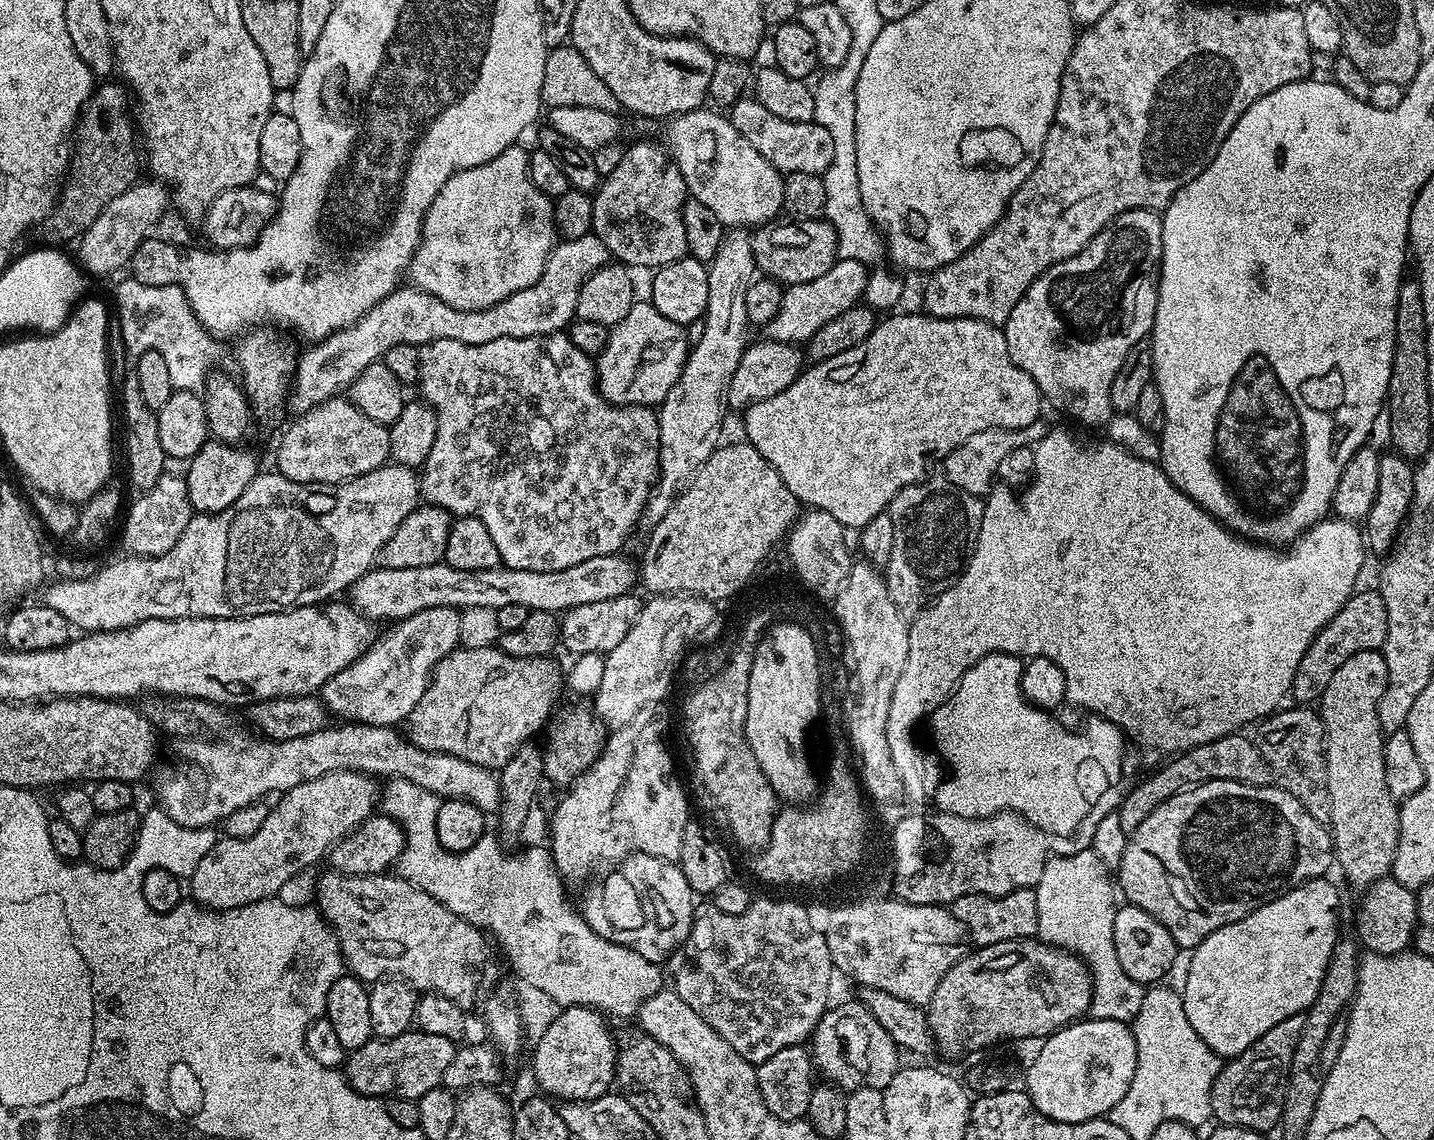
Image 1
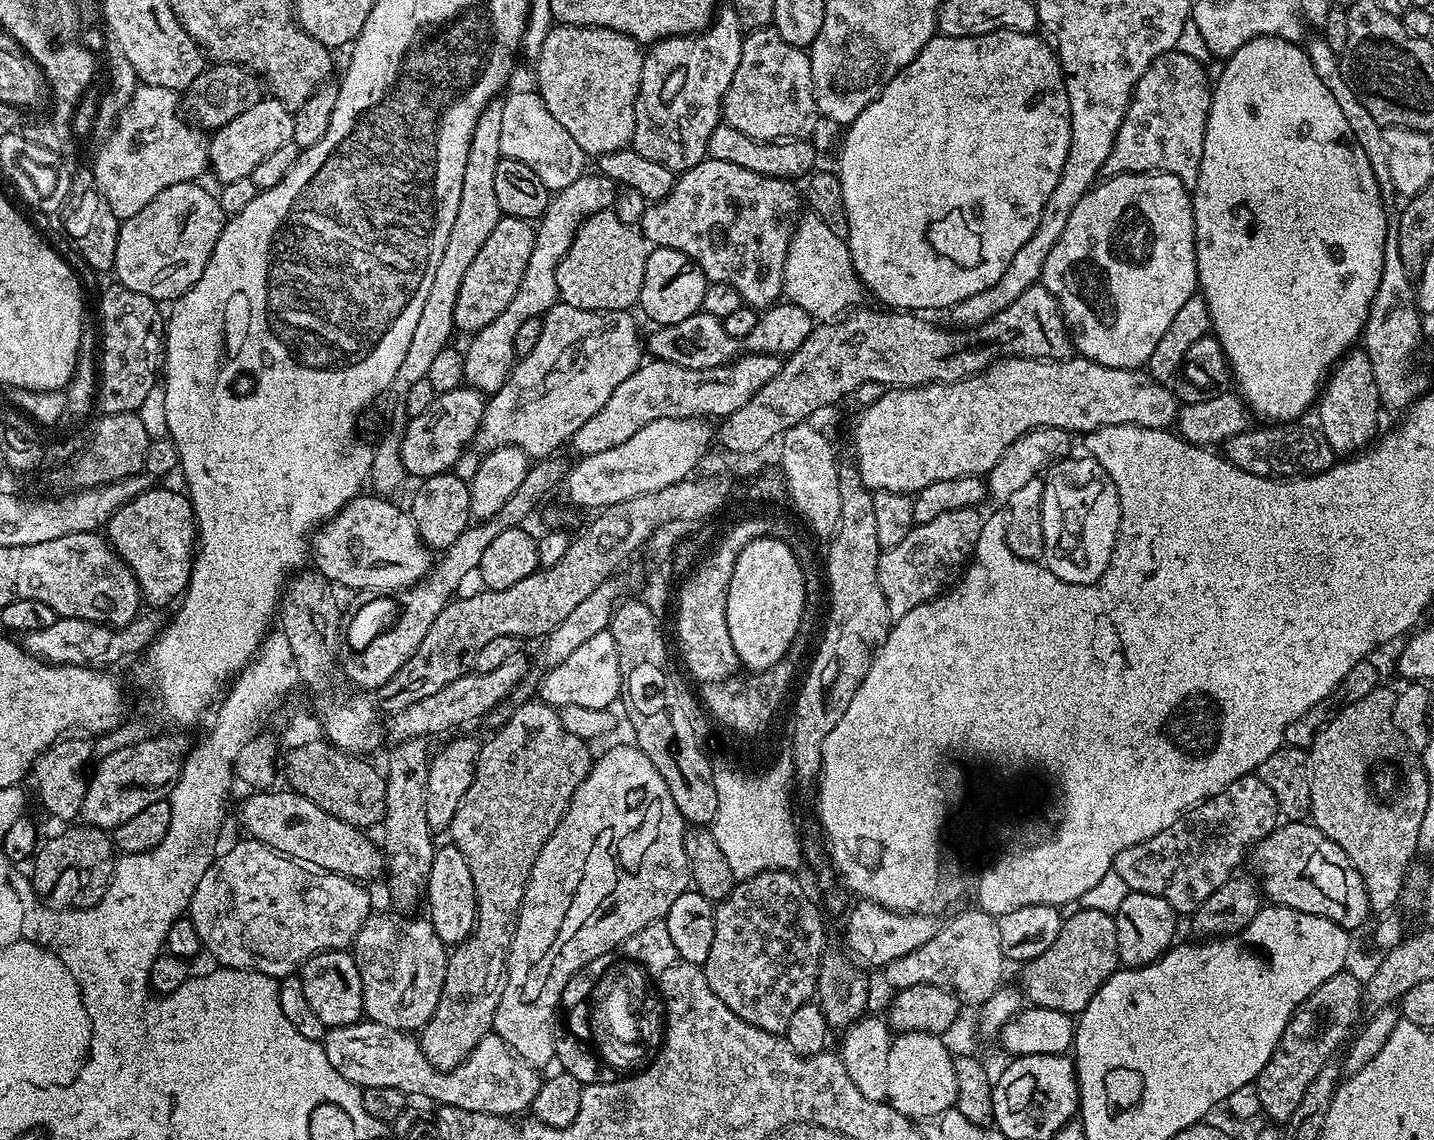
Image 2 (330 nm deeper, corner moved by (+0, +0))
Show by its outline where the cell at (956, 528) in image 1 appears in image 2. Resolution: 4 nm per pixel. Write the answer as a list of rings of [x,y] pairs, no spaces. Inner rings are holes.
[[[976,508],[950,510],[931,522],[915,525],[898,546],[881,551],[878,562],[878,586],[886,594],[886,610],[893,622],[901,620],[914,606],[948,591],[968,567],[984,520]]]

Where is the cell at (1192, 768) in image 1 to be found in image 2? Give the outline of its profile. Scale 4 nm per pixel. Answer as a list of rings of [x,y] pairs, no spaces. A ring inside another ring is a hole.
[[[1249,774],[1230,782],[1230,786],[1185,812],[1166,830],[1154,834],[1154,838],[1126,846],[1126,850],[1122,850],[1118,858],[1114,858],[1112,870],[1126,882],[1130,892],[1161,896],[1178,914],[1191,914],[1198,910],[1198,906],[1202,906],[1202,902],[1206,902],[1206,898],[1210,898],[1210,894],[1214,894],[1214,890],[1218,890],[1218,886],[1232,879],[1239,869],[1236,867],[1243,860],[1245,863],[1252,845],[1269,836],[1281,820],[1280,807],[1270,786],[1266,786],[1266,782],[1262,782],[1259,776]]]

